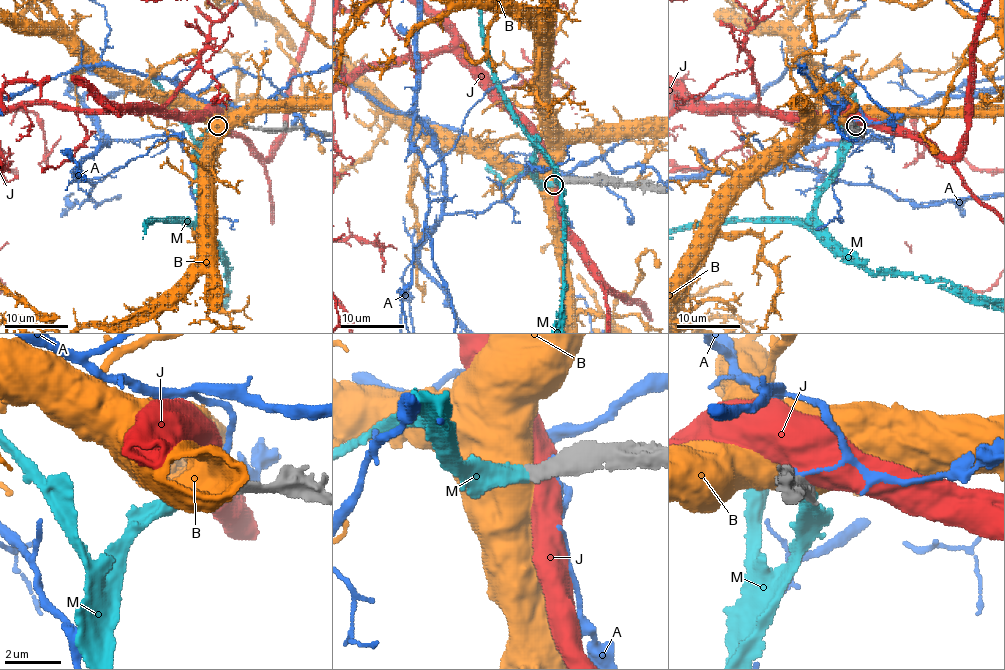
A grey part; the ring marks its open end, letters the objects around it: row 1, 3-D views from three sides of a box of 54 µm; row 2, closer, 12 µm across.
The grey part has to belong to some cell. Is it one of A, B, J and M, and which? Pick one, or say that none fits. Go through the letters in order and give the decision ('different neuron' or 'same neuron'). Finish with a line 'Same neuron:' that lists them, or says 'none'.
A: different neuron
B: different neuron
J: different neuron
M: same neuron
Same neuron: M

